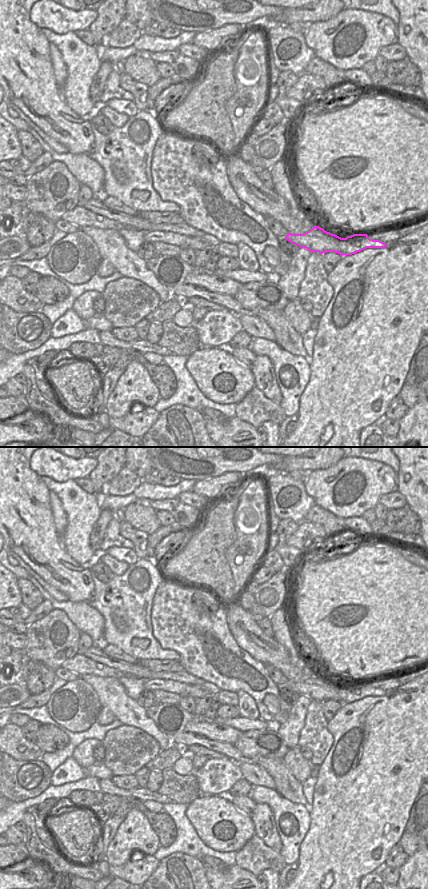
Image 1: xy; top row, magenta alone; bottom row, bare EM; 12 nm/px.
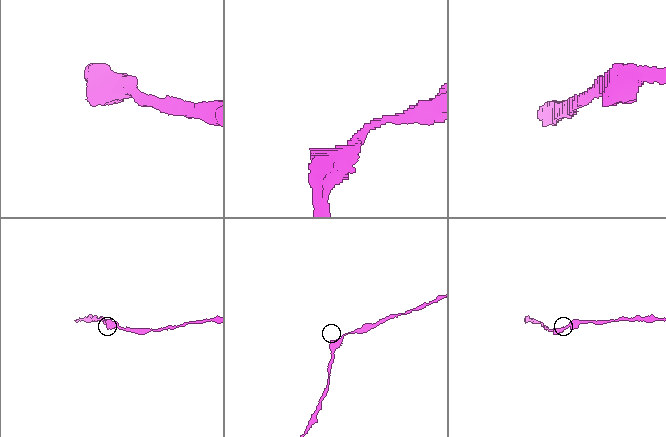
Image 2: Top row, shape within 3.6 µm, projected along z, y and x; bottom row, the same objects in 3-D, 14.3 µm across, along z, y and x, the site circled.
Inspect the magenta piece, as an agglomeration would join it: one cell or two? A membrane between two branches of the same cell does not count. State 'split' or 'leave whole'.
leave whole

